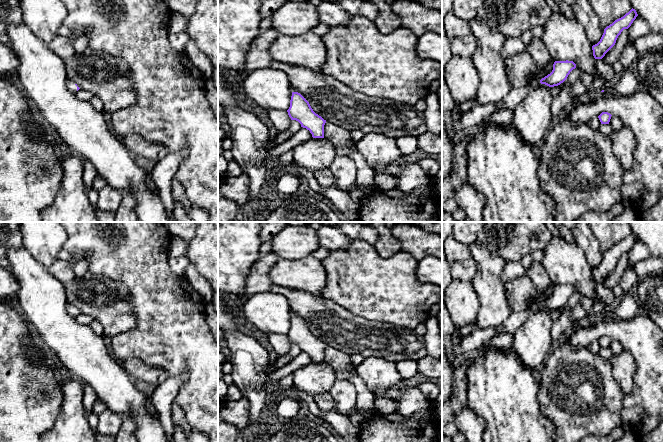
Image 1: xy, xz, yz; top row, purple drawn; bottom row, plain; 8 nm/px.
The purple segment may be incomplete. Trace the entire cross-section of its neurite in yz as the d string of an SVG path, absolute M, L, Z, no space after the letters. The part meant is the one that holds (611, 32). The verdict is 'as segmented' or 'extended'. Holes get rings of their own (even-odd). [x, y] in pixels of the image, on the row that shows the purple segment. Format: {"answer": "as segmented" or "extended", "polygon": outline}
{"answer": "as segmented", "polygon": "M631 9L623 17L615 20L604 29L600 41L592 46L595 59L602 59L605 54L615 45L618 36L624 29L628 29L638 16L635 9Z"}

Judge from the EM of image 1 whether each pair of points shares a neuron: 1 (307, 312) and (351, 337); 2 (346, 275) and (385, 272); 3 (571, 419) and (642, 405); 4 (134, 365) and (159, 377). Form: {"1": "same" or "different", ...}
{"1": "same", "2": "same", "3": "different", "4": "same"}

